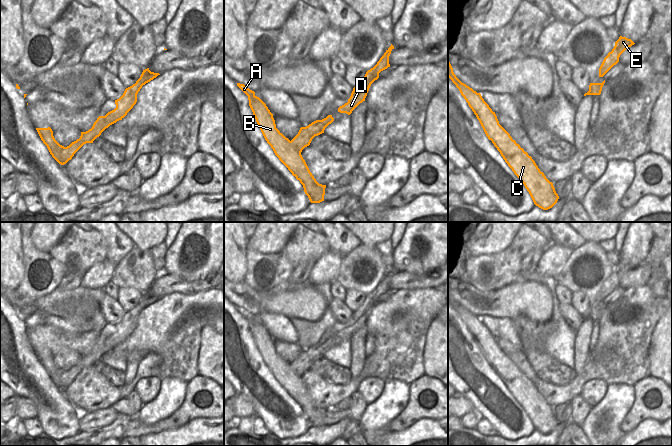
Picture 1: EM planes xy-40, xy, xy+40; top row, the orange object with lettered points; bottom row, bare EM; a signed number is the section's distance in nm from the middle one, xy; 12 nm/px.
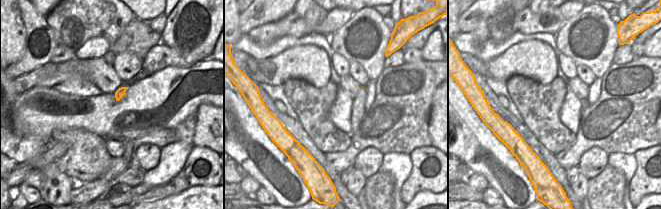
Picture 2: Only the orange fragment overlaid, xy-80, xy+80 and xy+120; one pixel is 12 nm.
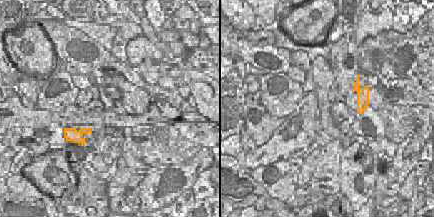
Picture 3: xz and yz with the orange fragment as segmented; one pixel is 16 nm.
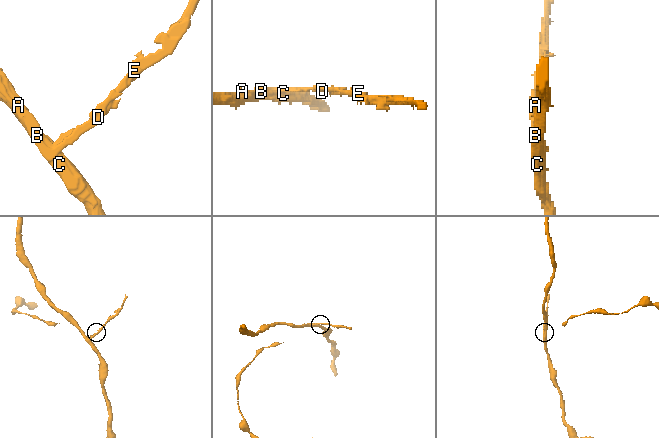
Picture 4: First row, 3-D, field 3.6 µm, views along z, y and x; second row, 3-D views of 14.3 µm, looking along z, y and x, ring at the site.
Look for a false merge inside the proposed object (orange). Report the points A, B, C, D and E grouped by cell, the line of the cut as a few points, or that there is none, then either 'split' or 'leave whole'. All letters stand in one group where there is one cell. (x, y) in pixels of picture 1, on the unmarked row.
A B C / D E | xy (290, 365), (297, 370), (304, 371) | split

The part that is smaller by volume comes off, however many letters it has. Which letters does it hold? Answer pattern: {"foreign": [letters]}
{"foreign": ["D", "E"]}

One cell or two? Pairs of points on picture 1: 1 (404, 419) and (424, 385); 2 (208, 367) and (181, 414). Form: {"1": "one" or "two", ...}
{"1": "one", "2": "two"}

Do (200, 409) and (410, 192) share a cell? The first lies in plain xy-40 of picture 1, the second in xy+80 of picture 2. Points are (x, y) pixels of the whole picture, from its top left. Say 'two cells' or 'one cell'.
one cell

